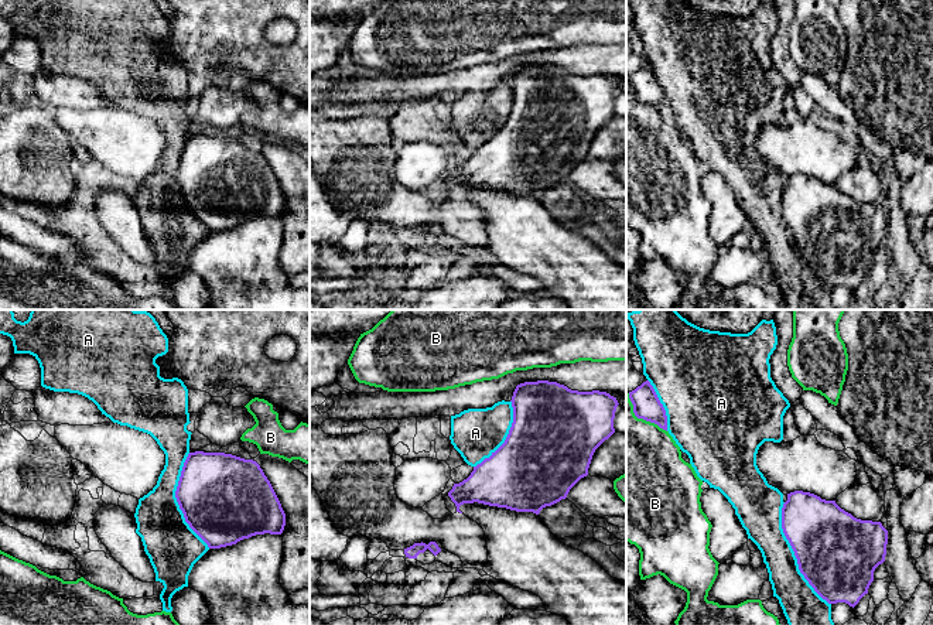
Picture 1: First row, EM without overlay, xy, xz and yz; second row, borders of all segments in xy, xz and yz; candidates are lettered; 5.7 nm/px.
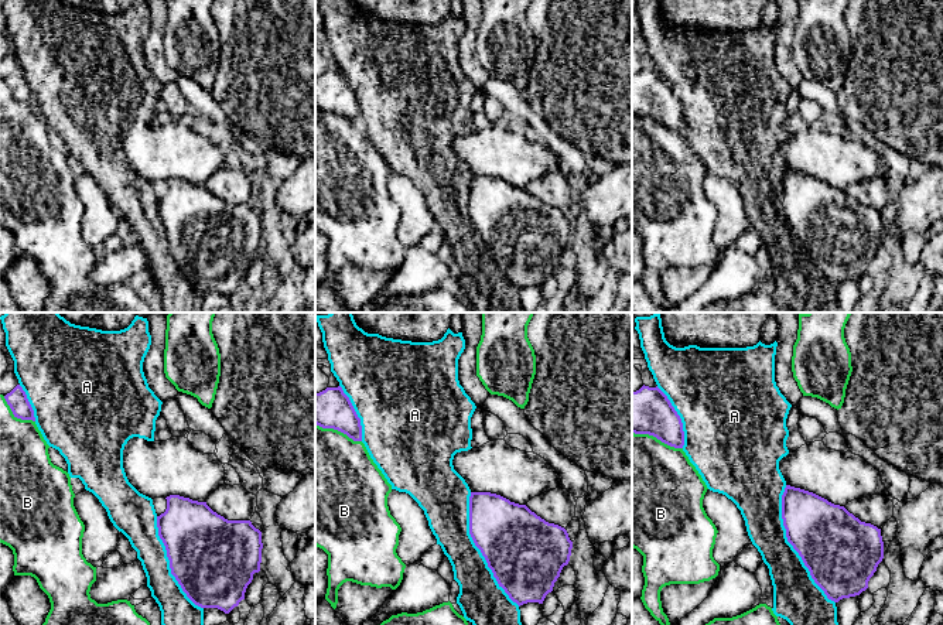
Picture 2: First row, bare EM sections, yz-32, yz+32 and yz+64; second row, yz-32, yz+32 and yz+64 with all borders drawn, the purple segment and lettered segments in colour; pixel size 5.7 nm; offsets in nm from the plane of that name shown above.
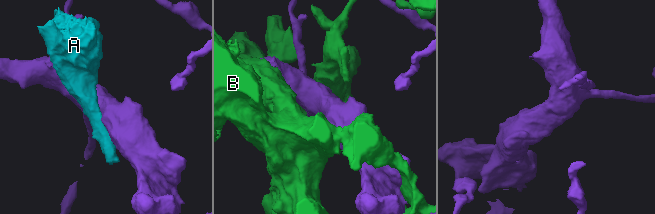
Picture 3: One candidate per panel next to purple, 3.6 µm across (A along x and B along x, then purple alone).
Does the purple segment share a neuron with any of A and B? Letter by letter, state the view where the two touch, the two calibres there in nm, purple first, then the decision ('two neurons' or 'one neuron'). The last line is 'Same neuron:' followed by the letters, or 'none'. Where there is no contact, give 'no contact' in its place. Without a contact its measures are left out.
A: yz | 460/220 nm | two neurons
B: yz | 160/480 nm | two neurons
Same neuron: none

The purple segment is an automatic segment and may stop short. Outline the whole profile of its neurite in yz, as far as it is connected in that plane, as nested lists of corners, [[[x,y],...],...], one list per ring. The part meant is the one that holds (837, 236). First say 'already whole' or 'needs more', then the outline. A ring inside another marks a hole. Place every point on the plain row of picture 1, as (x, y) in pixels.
already whole; [[[794,174],[782,191],[782,212],[797,242],[799,253],[828,287],[855,290],[868,277],[875,252],[885,245],[888,214],[881,205],[861,204],[841,192],[835,184]]]

